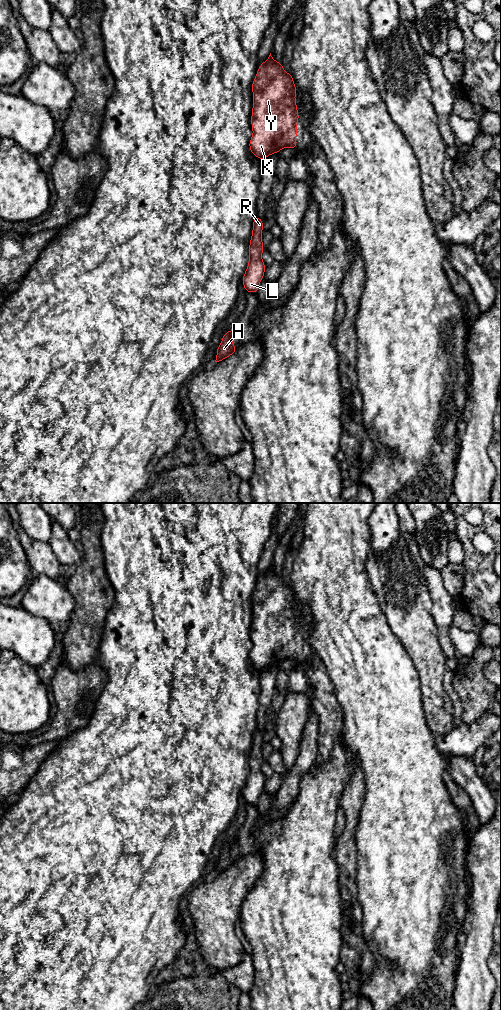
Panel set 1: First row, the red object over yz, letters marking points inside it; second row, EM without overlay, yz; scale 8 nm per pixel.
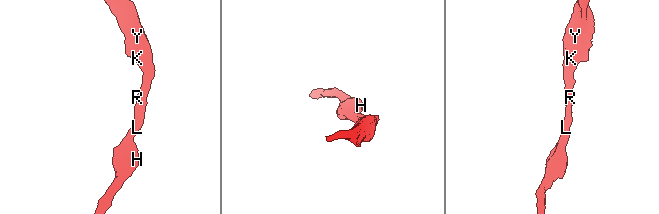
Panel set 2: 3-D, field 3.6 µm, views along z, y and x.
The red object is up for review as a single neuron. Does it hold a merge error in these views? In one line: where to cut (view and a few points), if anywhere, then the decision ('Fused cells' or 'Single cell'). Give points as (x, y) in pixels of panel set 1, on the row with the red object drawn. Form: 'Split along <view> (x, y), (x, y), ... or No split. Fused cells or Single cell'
No split. Single cell

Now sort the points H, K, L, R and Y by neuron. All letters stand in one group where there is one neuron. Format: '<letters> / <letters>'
H K L R Y

